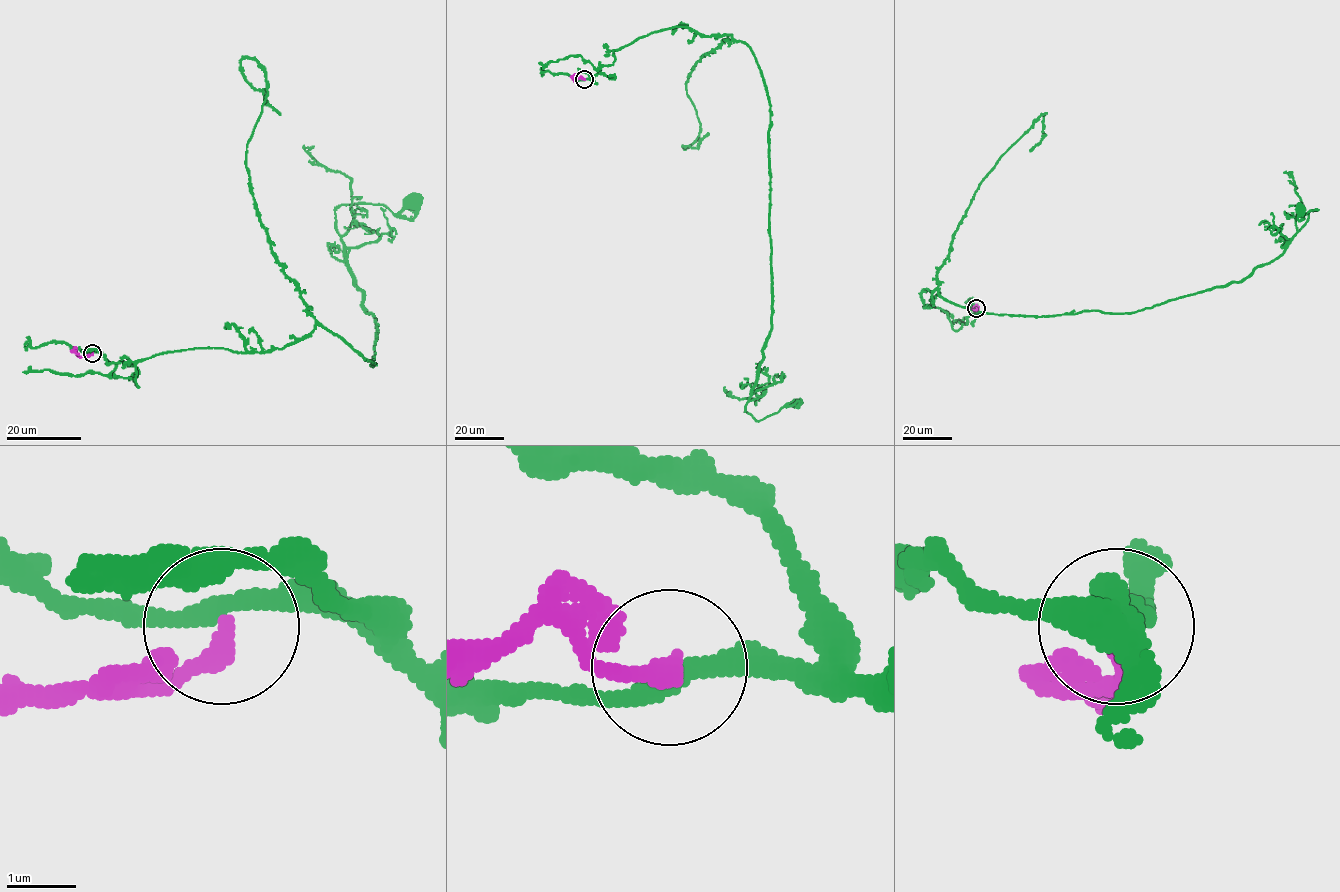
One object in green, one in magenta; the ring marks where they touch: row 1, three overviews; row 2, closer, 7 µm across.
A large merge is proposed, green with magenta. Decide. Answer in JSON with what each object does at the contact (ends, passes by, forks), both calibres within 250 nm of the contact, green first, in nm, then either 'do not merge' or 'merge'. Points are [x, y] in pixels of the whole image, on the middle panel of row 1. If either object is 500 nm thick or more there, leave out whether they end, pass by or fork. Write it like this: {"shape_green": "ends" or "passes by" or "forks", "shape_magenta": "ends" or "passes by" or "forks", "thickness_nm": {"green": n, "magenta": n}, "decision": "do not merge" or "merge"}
{"shape_green": "passes by", "shape_magenta": "ends", "thickness_nm": {"green": 260, "magenta": 280}, "decision": "do not merge"}

